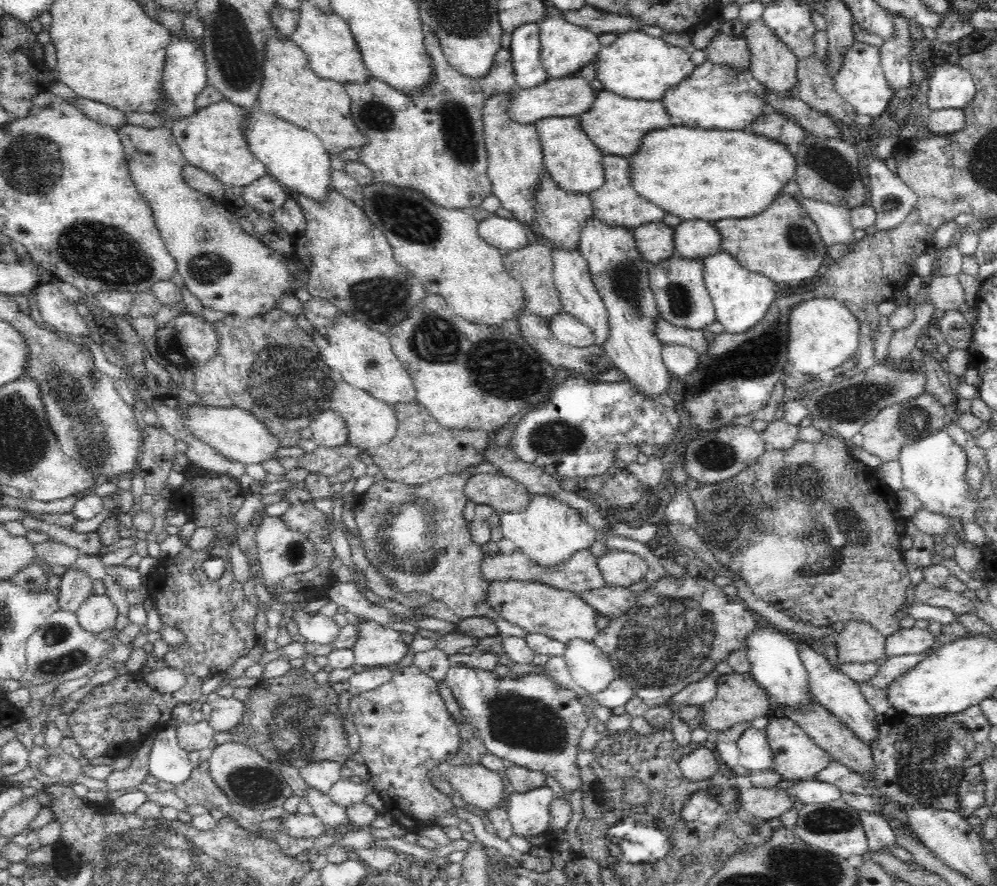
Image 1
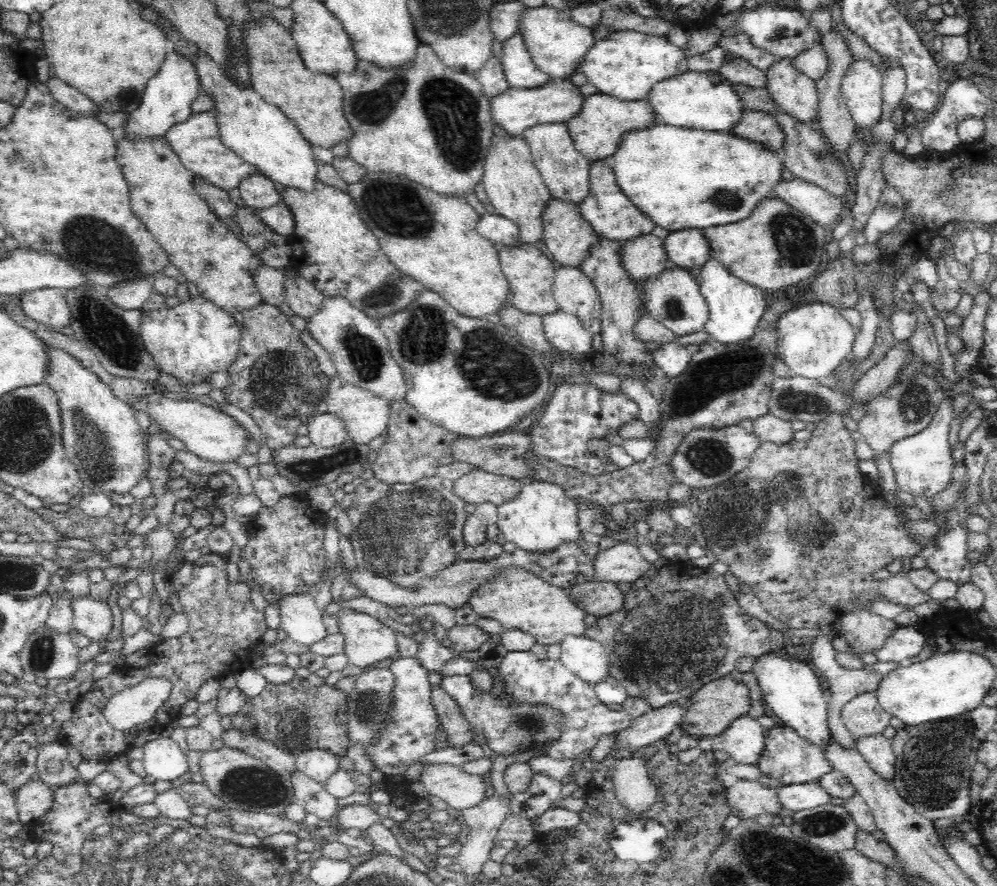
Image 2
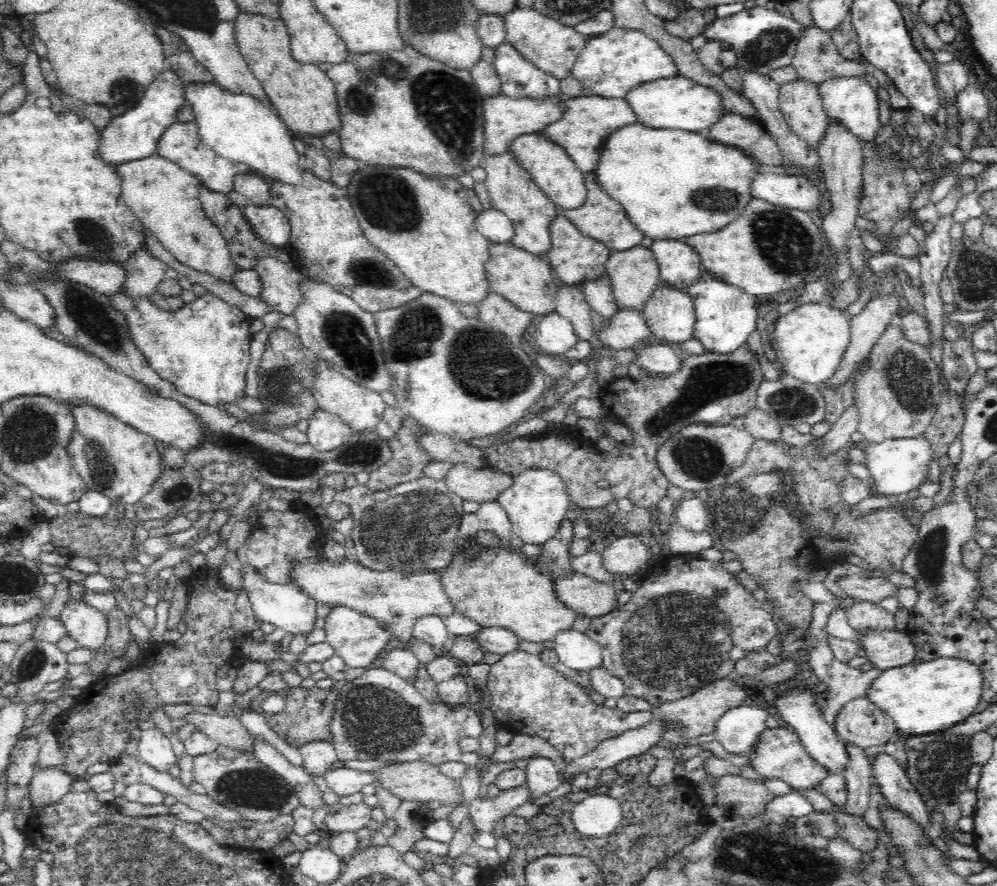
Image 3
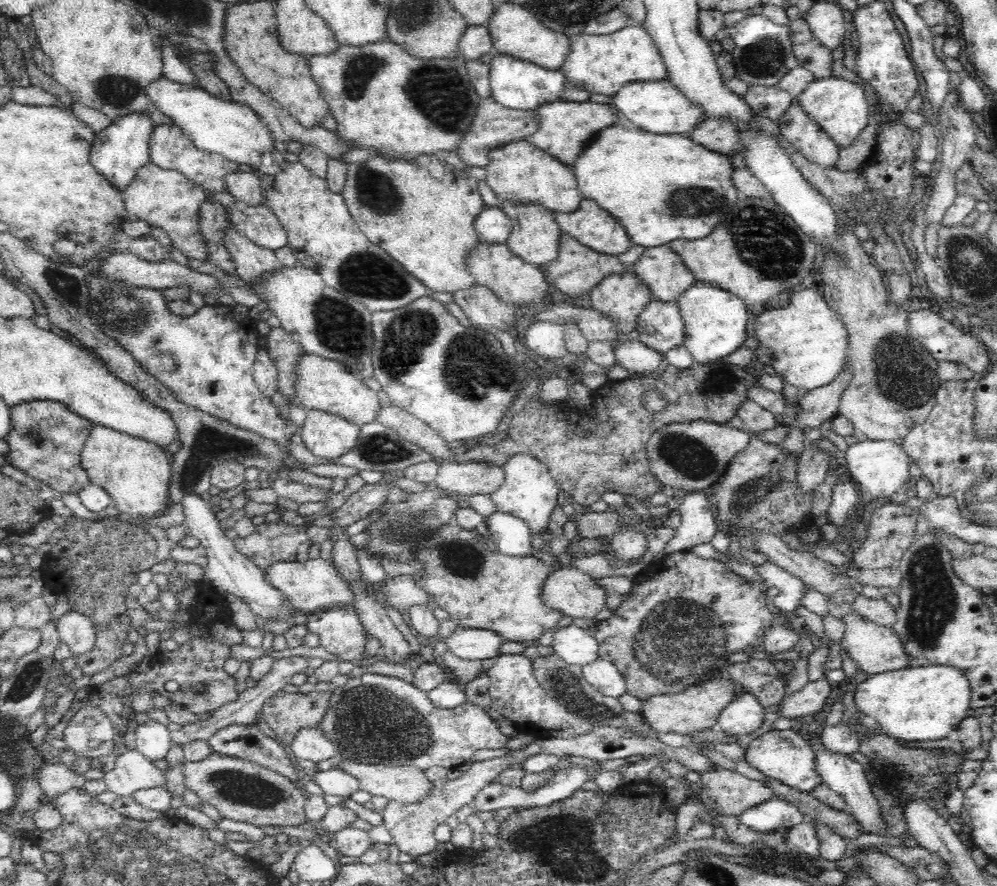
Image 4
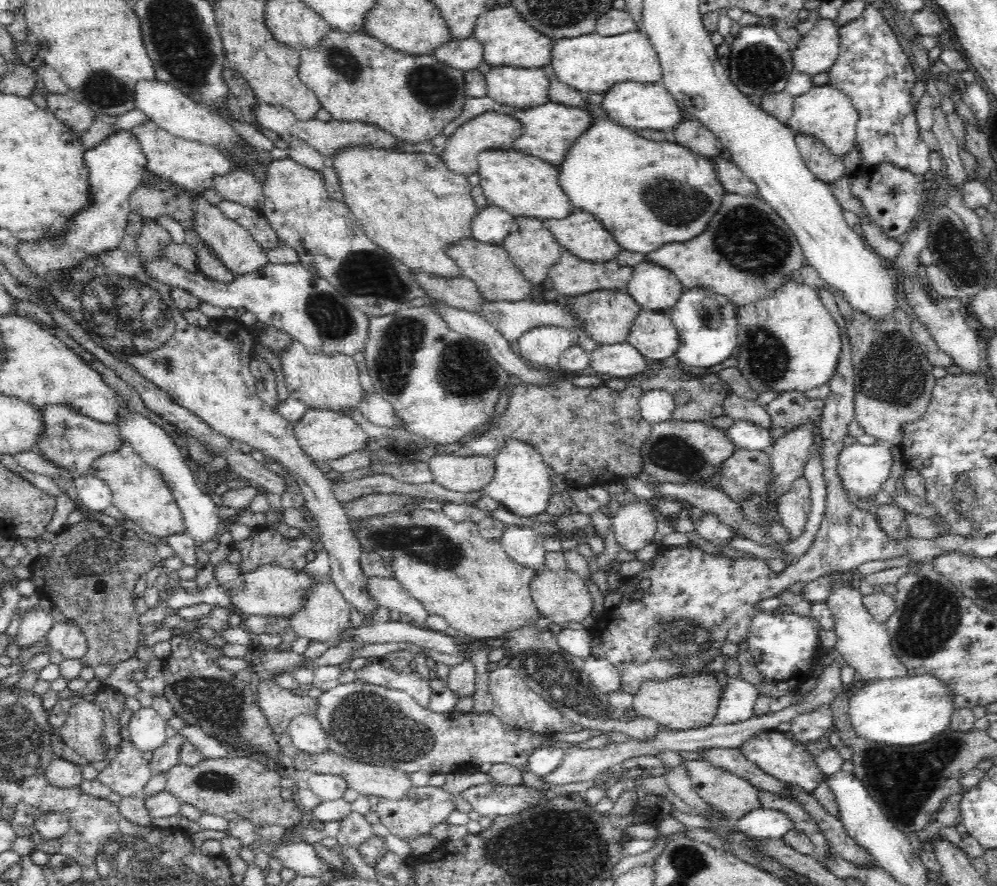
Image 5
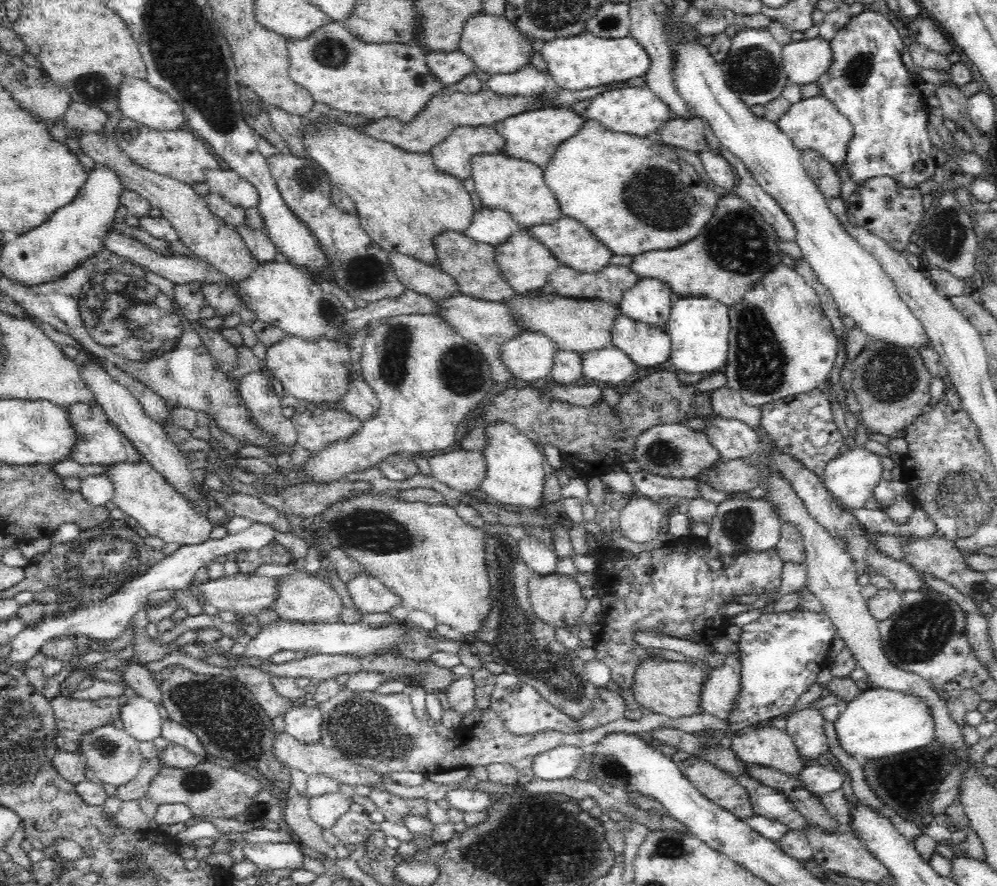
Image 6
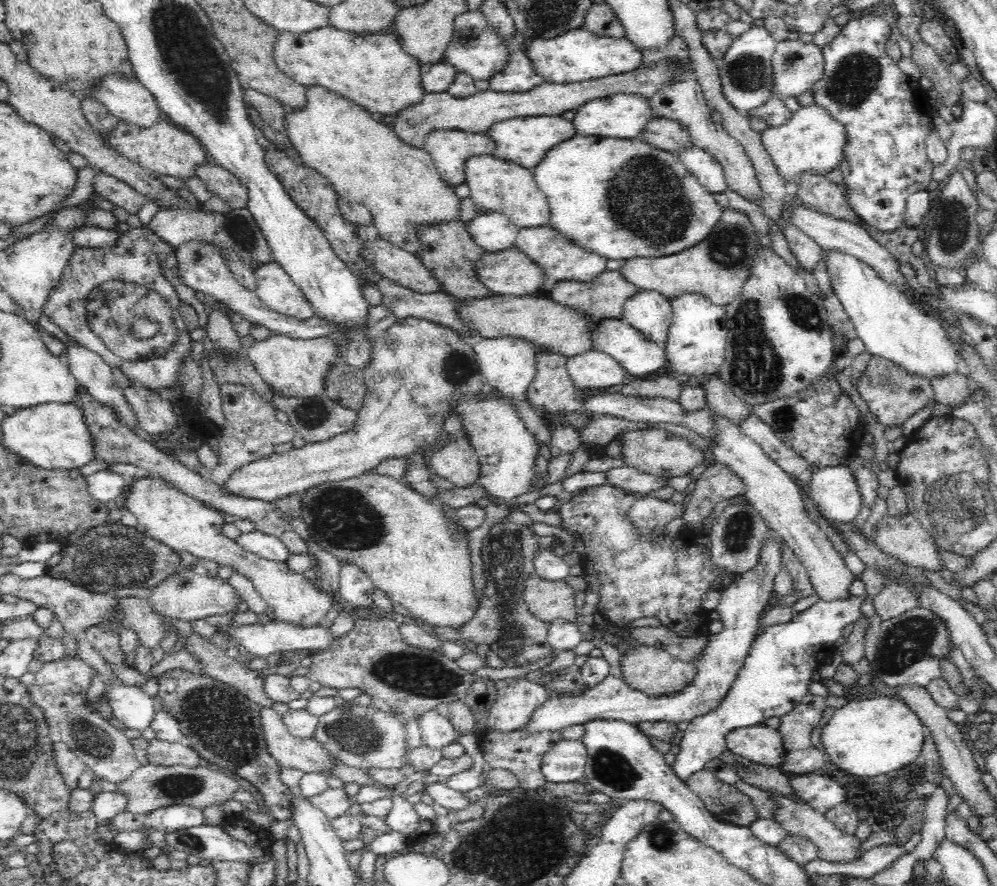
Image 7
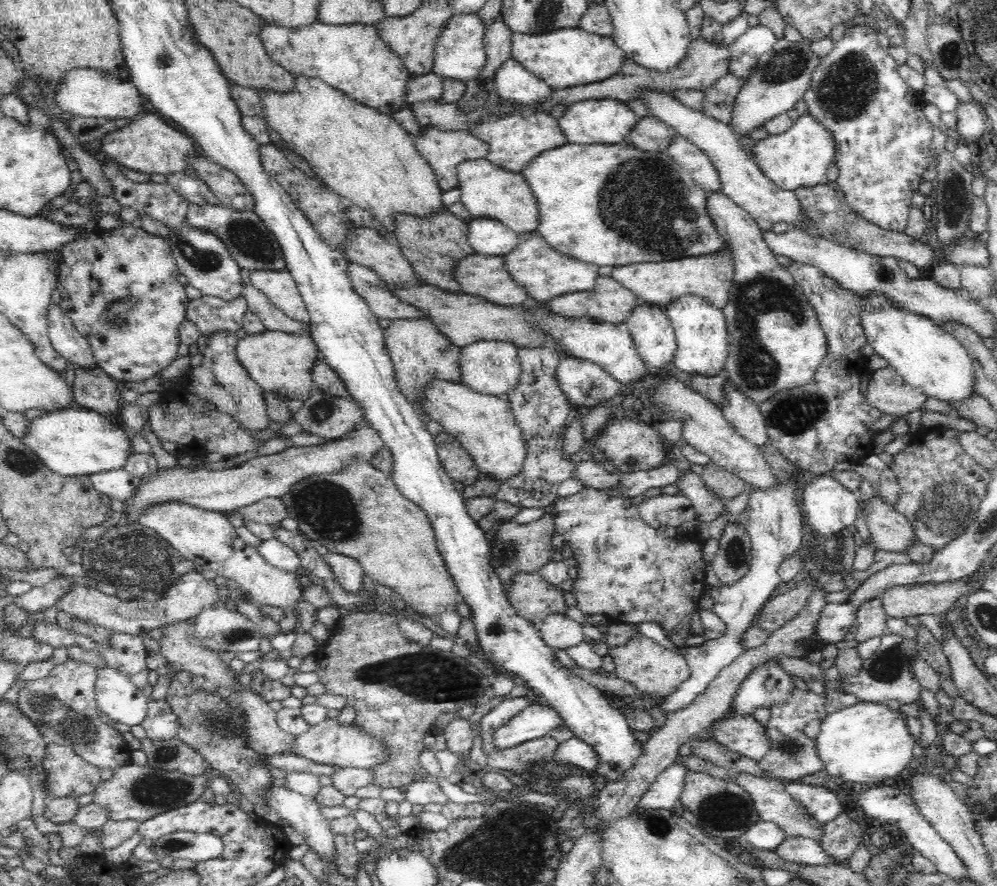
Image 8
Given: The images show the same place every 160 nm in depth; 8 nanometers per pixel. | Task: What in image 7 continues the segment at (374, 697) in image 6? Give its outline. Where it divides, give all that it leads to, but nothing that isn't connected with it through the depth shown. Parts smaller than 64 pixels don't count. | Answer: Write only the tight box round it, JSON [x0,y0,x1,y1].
[311,701,562,788]

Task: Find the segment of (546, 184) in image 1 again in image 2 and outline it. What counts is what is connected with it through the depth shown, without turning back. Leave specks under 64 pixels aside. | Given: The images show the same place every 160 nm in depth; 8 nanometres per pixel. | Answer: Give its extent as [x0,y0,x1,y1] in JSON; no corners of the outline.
[541,197,600,268]

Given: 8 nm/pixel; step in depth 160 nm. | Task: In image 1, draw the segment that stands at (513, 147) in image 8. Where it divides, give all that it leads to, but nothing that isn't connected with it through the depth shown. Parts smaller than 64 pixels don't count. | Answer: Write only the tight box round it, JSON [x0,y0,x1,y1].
[579,91,672,158]

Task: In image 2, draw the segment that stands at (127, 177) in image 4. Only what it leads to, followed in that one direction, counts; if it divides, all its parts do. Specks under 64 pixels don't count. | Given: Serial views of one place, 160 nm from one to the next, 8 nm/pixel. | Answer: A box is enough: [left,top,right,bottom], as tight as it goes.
[116,50,200,140]

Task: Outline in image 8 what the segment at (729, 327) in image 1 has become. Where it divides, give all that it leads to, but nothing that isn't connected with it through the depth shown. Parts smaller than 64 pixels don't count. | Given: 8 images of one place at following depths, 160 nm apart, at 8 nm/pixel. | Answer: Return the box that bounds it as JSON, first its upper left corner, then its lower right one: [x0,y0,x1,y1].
[664,296,727,375]

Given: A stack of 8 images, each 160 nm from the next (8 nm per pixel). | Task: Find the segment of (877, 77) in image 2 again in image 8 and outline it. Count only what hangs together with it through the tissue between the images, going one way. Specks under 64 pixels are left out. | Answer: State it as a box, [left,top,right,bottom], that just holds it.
[749,113,834,192]

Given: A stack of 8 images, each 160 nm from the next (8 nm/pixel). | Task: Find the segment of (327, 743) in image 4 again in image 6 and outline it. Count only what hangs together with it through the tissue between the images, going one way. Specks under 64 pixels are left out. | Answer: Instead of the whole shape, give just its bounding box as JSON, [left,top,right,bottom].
[285,707,322,744]

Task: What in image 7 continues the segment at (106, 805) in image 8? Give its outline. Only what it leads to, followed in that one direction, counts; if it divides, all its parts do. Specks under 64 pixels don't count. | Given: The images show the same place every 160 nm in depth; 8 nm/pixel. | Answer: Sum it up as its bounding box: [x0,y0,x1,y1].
[116,763,245,815]

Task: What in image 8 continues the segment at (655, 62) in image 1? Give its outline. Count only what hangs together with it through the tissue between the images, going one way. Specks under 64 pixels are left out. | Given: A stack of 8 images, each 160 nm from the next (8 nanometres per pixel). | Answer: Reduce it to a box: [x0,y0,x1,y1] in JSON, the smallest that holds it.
[510,28,625,91]

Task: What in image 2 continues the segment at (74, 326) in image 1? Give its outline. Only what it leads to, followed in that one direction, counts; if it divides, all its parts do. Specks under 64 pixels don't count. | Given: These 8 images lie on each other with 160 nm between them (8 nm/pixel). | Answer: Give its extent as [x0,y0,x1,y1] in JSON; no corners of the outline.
[19,288,71,328]

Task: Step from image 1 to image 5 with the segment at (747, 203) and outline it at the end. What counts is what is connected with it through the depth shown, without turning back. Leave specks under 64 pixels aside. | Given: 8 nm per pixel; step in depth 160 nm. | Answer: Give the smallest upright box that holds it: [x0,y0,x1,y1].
[558,114,727,255]

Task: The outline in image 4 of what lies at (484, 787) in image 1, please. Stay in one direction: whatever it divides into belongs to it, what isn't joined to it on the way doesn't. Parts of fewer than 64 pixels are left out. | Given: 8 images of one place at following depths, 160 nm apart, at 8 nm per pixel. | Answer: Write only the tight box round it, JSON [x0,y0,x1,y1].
[339,759,436,804]

